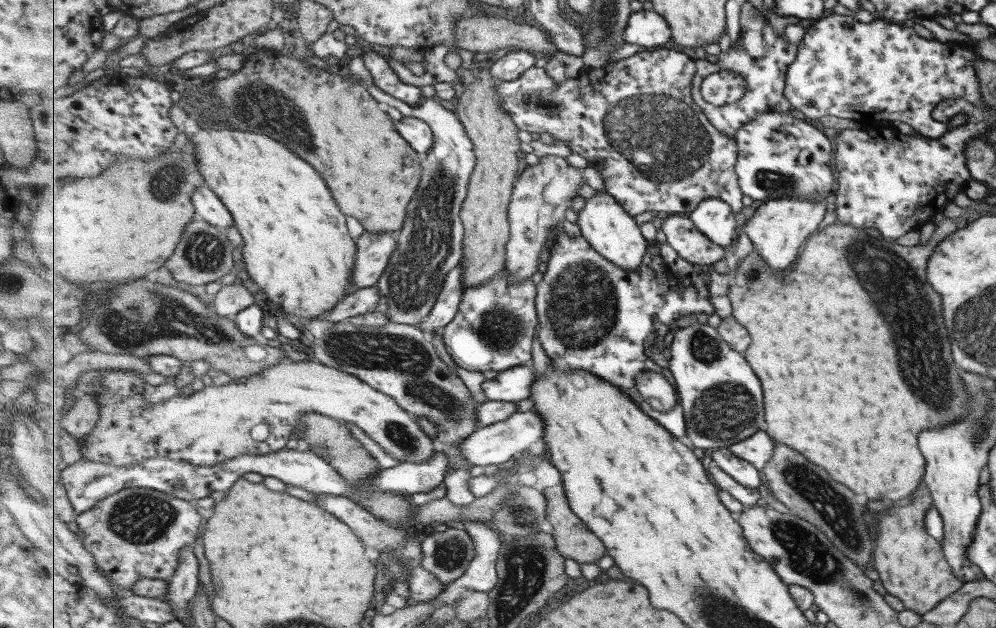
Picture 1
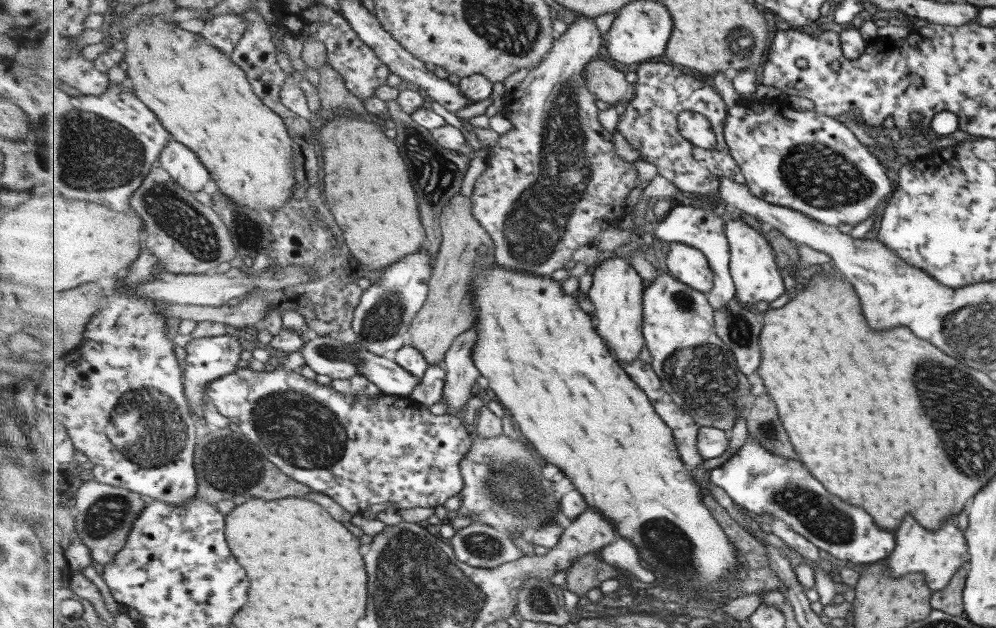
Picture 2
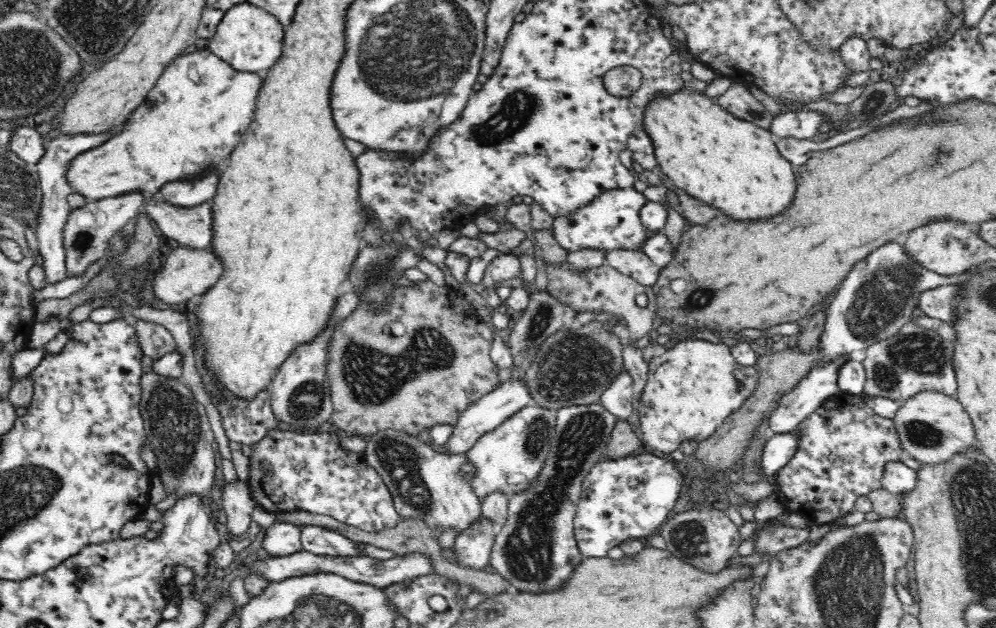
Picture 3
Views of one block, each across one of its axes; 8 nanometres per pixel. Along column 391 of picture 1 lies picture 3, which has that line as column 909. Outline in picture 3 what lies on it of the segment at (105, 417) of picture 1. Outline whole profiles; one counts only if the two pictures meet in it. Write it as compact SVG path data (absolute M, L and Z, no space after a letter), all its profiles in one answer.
M922 390L902 402L893 418L905 455L926 464L938 464L967 448L979 448L972 419L956 397L940 390Z

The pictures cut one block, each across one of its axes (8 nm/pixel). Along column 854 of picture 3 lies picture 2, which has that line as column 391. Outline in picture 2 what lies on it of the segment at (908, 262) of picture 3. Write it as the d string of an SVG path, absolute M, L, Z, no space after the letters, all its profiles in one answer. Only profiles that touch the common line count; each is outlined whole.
M427 246L383 270L381 278L364 290L362 301L356 309L352 326L356 334L355 342L379 356L391 350L397 352L409 344L410 326L426 304L433 274L433 256Z

